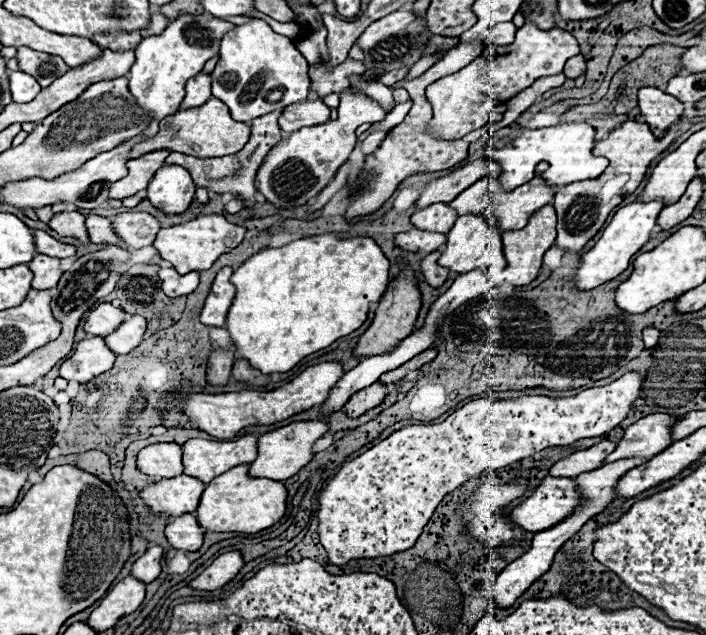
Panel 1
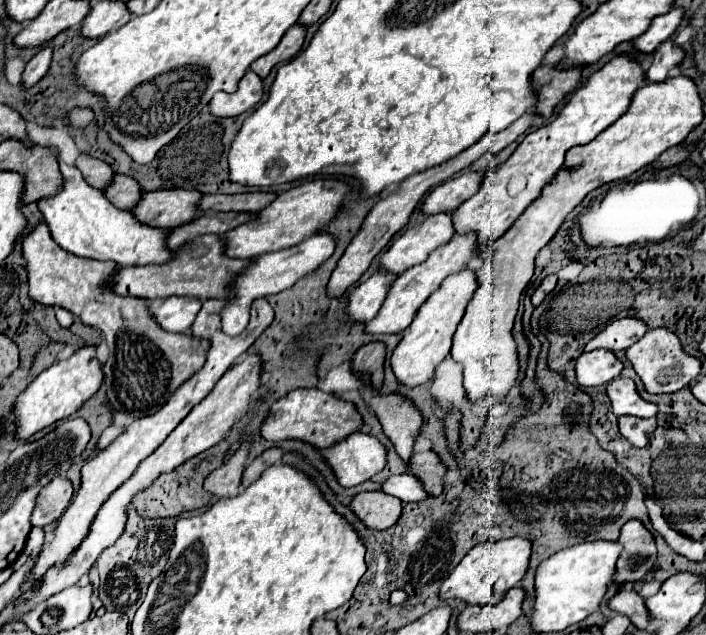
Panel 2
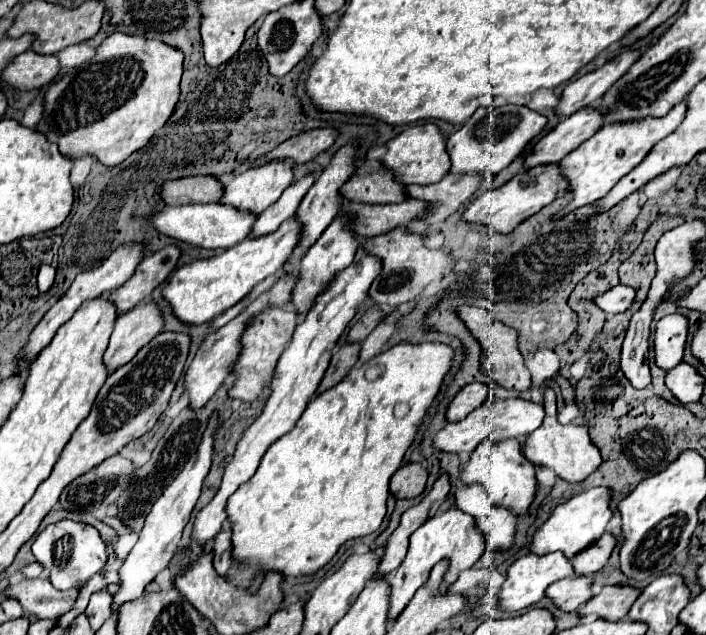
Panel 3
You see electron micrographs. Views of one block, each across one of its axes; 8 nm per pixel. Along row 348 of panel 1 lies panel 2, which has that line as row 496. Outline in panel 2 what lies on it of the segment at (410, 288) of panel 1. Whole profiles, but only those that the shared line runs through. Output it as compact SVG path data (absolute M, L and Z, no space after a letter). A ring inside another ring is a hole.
M374 490L356 494L350 502L350 510L366 524L366 528L386 530L400 518L402 502L398 498Z

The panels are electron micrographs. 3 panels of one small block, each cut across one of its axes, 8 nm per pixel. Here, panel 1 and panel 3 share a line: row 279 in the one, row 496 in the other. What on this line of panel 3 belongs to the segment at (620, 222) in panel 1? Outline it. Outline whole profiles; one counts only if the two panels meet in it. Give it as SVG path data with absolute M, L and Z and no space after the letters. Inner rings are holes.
M598 486L598 488L590 488L582 494L576 494L570 500L558 504L556 510L552 512L552 516L546 520L546 524L542 528L538 528L538 532L534 534L530 550L534 554L548 554L548 552L560 550L560 552L568 554L570 558L576 556L580 550L586 550L592 542L596 542L606 532L606 526L612 518L610 500L612 500L612 490Z

